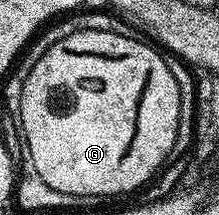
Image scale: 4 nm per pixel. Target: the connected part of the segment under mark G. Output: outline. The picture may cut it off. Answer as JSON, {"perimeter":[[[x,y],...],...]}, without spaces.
{"perimeter":[[[91,28],[85,32],[70,34],[66,38],[62,38],[62,42],[54,42],[54,46],[50,46],[50,50],[46,50],[46,54],[42,54],[42,58],[38,58],[38,62],[34,62],[34,70],[30,70],[30,74],[26,74],[26,82],[22,86],[18,123],[20,123],[21,130],[24,131],[24,144],[28,147],[27,159],[34,162],[34,170],[38,170],[38,174],[42,174],[42,182],[46,182],[46,186],[51,186],[53,190],[62,190],[62,194],[71,196],[111,198],[111,196],[120,196],[123,192],[132,192],[135,188],[142,187],[152,175],[155,177],[165,167],[170,150],[174,146],[174,138],[178,134],[178,83],[170,74],[165,57],[151,43],[148,45],[143,42],[148,43],[140,38],[122,38],[122,34]]]}

